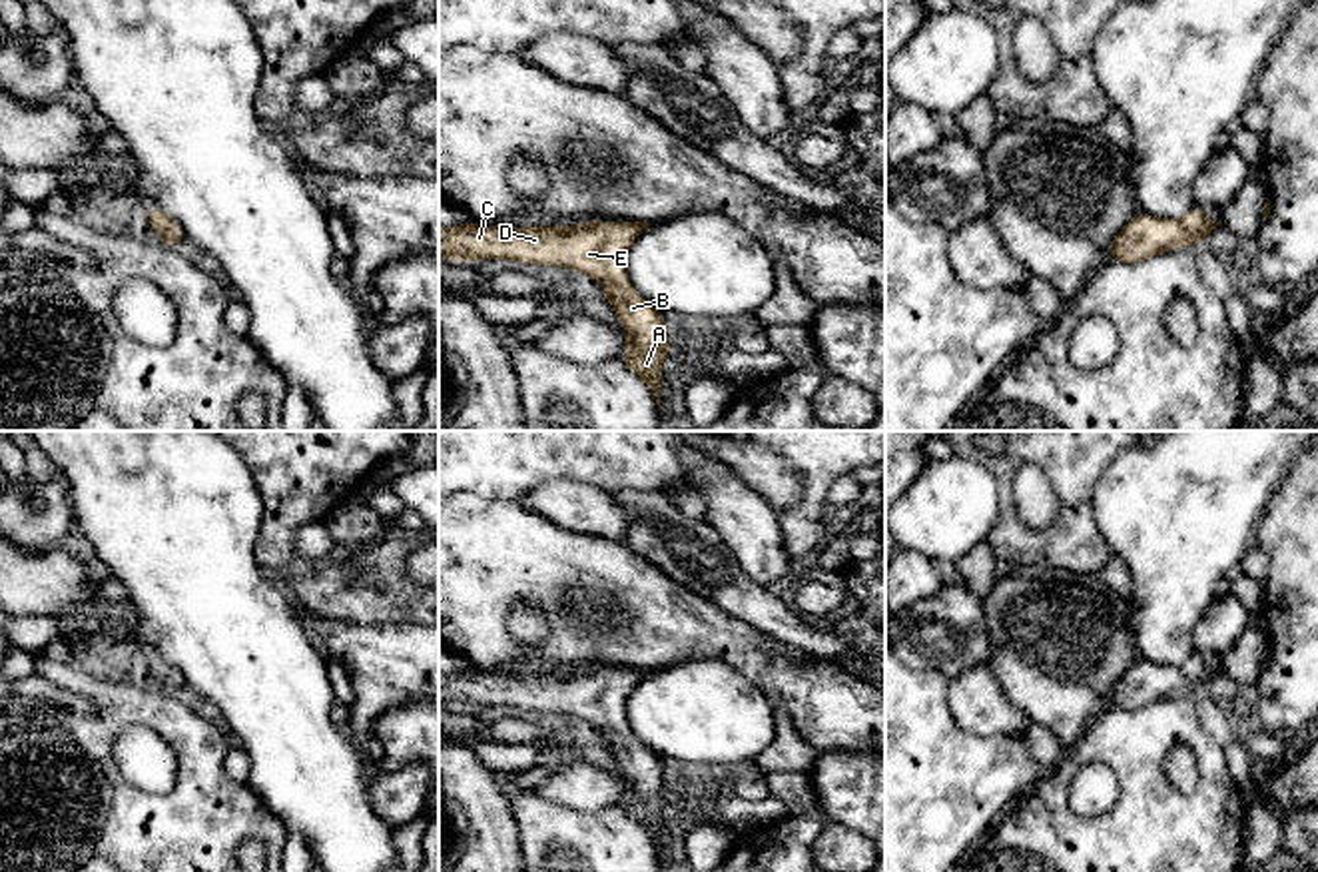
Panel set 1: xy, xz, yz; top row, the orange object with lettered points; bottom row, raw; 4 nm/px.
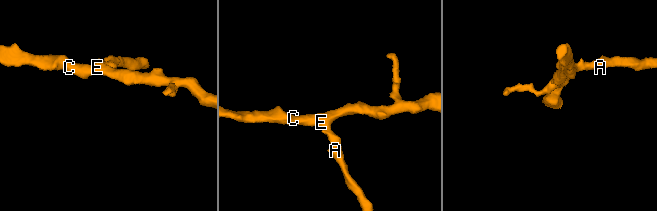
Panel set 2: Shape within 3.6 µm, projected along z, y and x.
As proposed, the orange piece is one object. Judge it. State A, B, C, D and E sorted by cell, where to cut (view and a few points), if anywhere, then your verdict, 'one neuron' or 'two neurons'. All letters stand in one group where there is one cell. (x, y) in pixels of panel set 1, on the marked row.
groups A B C D E; cut none; one neuron

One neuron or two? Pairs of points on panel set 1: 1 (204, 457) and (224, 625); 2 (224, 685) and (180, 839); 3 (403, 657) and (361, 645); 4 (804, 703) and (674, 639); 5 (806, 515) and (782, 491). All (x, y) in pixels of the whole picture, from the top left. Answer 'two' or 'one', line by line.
1: one
2: two
3: one
4: one
5: two

